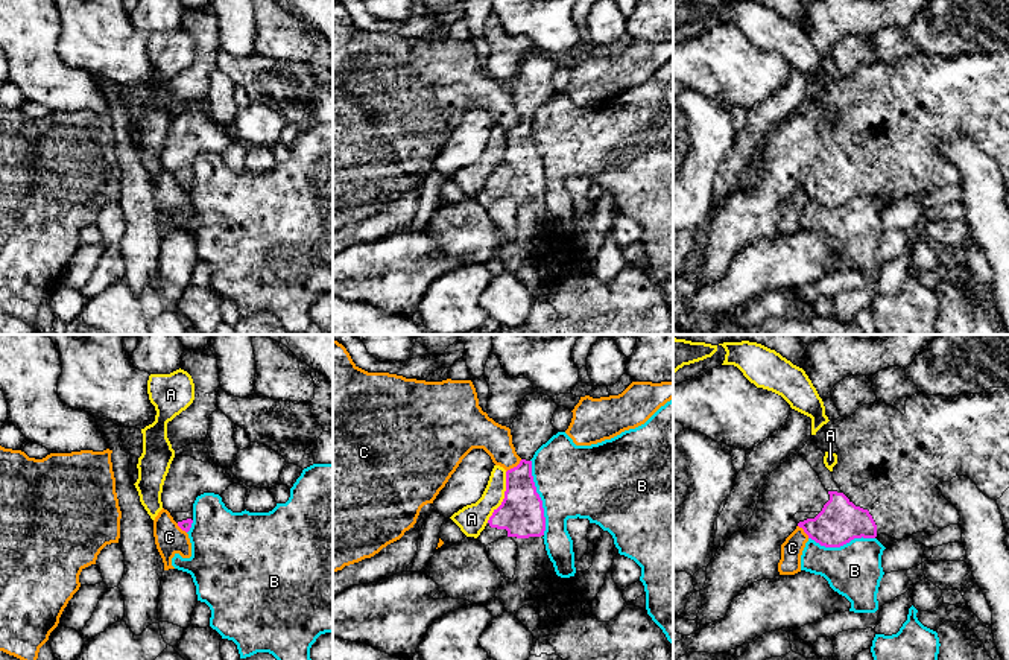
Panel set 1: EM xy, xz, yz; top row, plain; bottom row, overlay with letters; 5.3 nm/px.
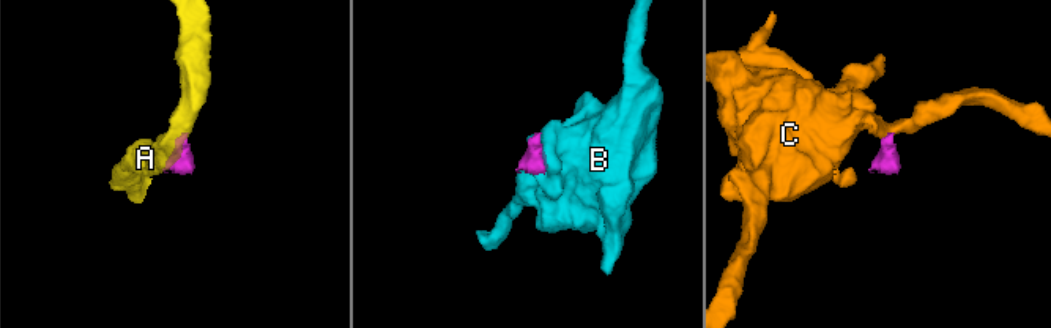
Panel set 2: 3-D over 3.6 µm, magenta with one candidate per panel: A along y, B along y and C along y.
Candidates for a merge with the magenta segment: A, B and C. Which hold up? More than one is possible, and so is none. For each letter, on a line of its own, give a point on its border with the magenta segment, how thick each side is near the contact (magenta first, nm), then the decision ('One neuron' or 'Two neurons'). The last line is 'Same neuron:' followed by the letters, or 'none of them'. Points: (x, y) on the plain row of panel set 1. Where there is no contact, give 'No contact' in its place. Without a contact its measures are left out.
A: Touches magenta at xz (505, 157). Thickness 240 nm (magenta) against 160 nm. Two neurons
B: Touches magenta at xz (540, 157). Thickness 240 nm (magenta) against 380 nm. Two neurons
C: Touches magenta at xz (514, 126). Thickness 240 nm (magenta) against 180 nm. Two neurons
Same neuron: none of them

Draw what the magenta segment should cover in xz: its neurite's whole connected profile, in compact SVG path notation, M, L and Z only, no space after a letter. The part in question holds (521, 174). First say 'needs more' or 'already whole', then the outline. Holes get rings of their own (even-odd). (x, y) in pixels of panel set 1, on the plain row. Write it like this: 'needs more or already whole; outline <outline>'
needs more; outline M529 53L524 56L524 59L520 64L518 68L518 75L514 79L514 82L511 84L511 94L512 94L512 103L515 106L517 114L521 117L520 123L511 129L506 131L506 151L504 151L504 158L501 161L501 164L494 169L492 175L489 176L485 189L480 192L480 195L477 196L477 199L488 205L494 201L497 201L501 196L511 196L517 205L517 227L515 227L515 234L512 239L506 237L503 231L501 236L504 237L501 245L498 246L498 249L495 251L495 257L504 265L508 272L517 274L517 271L524 266L533 266L535 271L539 274L541 277L541 283L536 289L532 290L533 295L533 306L530 310L530 316L529 319L520 325L520 327L501 327L495 335L669 335L669 332L673 328L673 304L667 300L666 294L663 292L663 289L652 280L652 277L647 274L647 269L643 269L640 266L635 265L626 265L614 278L611 278L609 281L599 281L593 272L587 274L584 271L584 268L591 263L590 260L587 260L582 254L576 252L573 249L573 236L570 237L561 237L556 234L553 222L550 221L547 210L546 210L546 204L544 204L544 190L546 190L546 176L544 176L544 167L542 167L542 160L539 157L539 154L536 152L536 146L533 141L533 135L532 135L532 117L535 114L535 111L546 103L553 94L556 94L558 91L555 90L553 84L552 84L552 78L555 70L558 68L558 64L555 62L553 56L544 55L544 53Z

